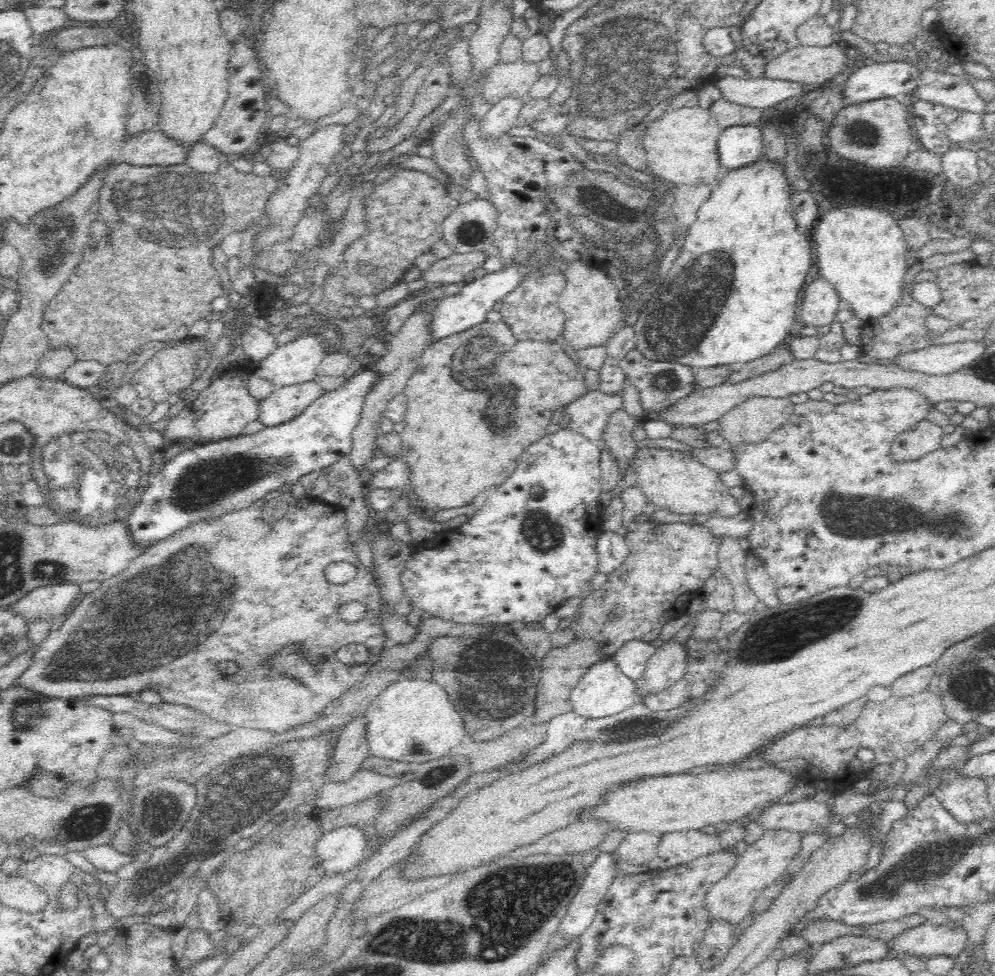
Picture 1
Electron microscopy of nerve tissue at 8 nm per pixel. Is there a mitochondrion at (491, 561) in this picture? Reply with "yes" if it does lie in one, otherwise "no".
no

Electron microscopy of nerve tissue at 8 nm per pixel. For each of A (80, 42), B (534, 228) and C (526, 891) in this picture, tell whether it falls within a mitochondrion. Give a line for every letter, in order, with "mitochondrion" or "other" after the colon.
A: other
B: other
C: mitochondrion

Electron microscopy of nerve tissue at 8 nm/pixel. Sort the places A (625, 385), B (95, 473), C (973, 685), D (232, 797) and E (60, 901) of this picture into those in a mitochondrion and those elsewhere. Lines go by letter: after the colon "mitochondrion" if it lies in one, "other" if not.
A: other
B: mitochondrion
C: mitochondrion
D: mitochondrion
E: other

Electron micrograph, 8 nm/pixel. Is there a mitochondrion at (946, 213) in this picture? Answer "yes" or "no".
no

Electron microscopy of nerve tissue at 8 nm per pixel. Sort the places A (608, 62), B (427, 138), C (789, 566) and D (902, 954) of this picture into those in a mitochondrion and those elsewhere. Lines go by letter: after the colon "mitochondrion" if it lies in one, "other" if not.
A: mitochondrion
B: other
C: other
D: other

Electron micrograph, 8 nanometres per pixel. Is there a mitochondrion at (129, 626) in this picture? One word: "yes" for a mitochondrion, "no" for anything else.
yes

